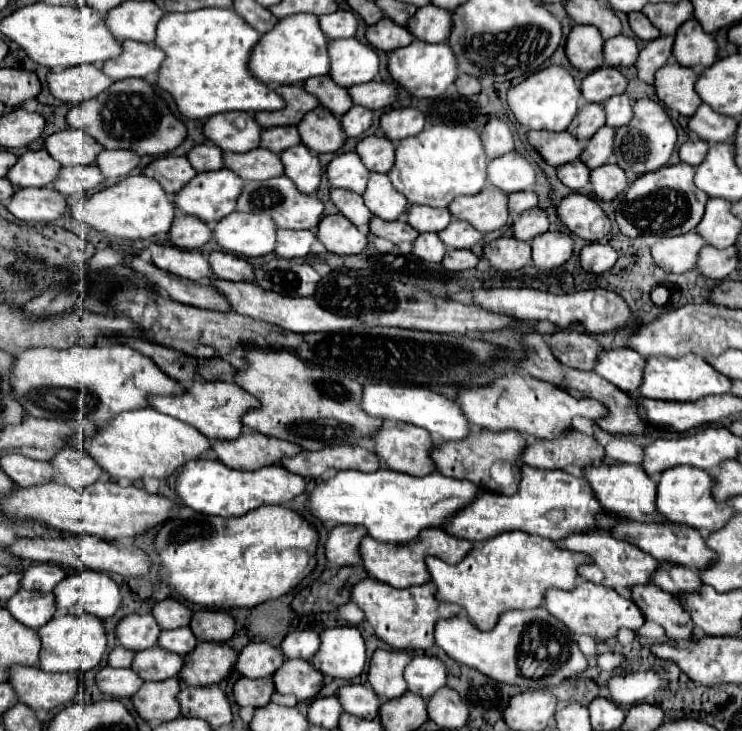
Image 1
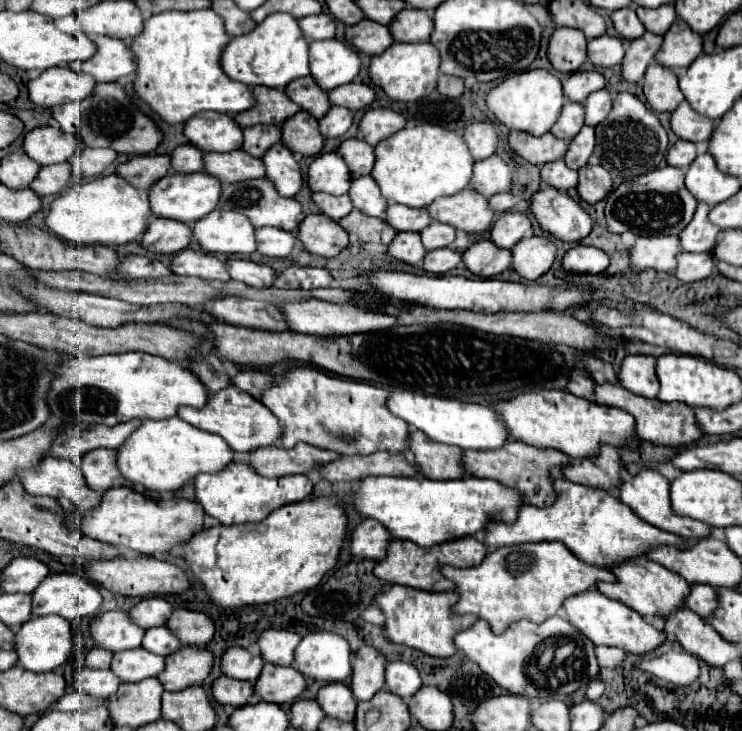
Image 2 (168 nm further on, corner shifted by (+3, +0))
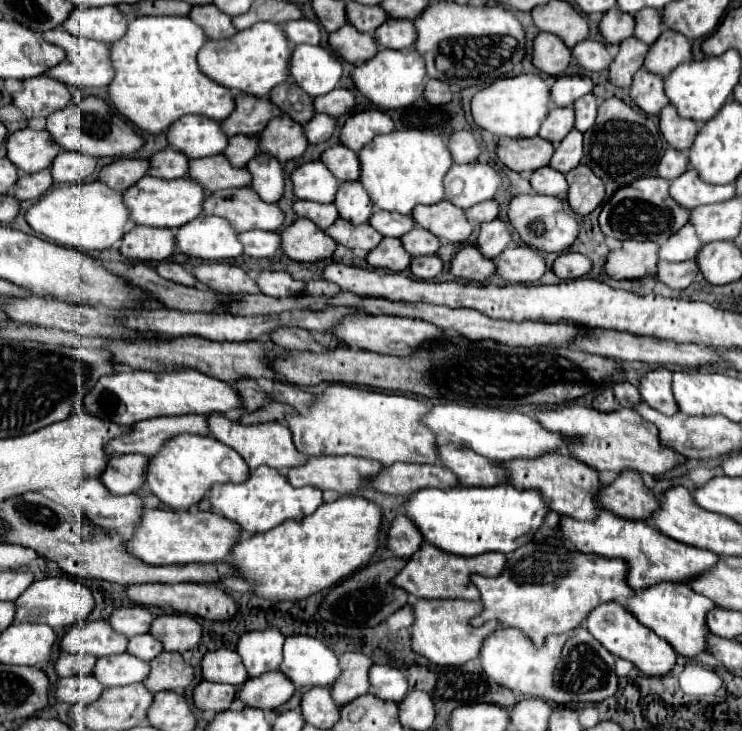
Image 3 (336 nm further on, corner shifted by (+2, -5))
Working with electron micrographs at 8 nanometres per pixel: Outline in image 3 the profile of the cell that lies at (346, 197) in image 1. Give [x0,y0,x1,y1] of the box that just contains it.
[293,199,339,231]

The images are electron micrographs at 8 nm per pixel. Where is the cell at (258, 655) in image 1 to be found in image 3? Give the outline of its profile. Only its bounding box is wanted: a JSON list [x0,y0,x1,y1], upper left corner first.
[201,649,249,687]

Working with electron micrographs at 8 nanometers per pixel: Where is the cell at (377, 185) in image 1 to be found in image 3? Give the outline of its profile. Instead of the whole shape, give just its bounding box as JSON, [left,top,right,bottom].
[335,181,373,225]

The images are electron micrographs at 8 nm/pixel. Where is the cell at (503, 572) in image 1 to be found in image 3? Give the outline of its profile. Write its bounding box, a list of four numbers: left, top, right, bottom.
[471,543,635,647]

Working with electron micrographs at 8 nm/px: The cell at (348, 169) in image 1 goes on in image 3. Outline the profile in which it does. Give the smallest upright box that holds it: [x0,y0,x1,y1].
[293,161,341,203]

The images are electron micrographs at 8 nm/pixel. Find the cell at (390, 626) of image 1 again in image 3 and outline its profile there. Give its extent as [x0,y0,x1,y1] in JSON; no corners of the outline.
[409,599,497,665]

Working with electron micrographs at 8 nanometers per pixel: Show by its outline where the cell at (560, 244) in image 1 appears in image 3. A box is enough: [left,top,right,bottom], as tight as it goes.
[495,245,547,283]

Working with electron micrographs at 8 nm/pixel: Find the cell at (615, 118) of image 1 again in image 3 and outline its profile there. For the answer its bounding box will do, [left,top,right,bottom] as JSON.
[573,93,599,131]

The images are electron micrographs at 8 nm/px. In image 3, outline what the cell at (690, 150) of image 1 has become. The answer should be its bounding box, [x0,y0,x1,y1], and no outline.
[657,149,689,179]

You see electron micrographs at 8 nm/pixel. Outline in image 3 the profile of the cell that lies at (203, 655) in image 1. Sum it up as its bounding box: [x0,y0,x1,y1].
[143,651,195,693]

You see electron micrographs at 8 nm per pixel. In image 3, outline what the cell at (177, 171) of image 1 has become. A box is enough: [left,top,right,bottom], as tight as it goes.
[99,159,149,191]

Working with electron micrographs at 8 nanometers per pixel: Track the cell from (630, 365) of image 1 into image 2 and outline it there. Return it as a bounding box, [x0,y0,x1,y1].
[618,356,658,398]

